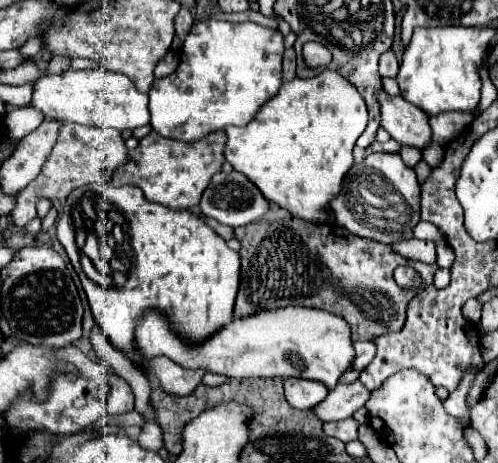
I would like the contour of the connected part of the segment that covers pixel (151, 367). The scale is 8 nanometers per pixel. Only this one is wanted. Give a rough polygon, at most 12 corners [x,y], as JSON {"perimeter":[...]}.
{"perimeter":[[156,357],[142,367],[168,393],[192,393],[204,371]]}

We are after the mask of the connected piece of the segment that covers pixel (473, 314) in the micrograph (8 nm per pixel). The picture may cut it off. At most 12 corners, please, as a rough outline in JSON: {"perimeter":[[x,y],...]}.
{"perimeter":[[469,299],[462,307],[464,318],[476,324],[481,318],[482,303]]}

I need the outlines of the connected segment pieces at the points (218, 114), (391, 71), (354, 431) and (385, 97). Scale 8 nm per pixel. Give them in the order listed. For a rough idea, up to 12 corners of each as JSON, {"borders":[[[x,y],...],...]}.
{"borders":[[[194,23],[148,91],[152,129],[248,125],[282,85],[284,37]],[[392,49],[380,55],[380,75],[396,77],[398,61]],[[352,417],[324,423],[330,437],[348,443],[358,437],[358,423]],[[384,89],[380,123],[400,145],[432,141],[428,115]]]}

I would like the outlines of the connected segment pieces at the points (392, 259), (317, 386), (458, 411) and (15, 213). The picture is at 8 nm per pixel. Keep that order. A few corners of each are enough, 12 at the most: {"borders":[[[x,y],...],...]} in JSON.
{"borders":[[[304,219],[234,229],[234,315],[302,305],[400,331],[438,265]],[[286,379],[288,403],[312,409],[328,395],[324,383]],[[474,373],[462,379],[460,387],[448,395],[444,409],[452,417],[466,413],[466,393]],[[64,123],[40,175],[16,195],[12,221],[38,199],[66,199],[128,163],[116,129]]]}

